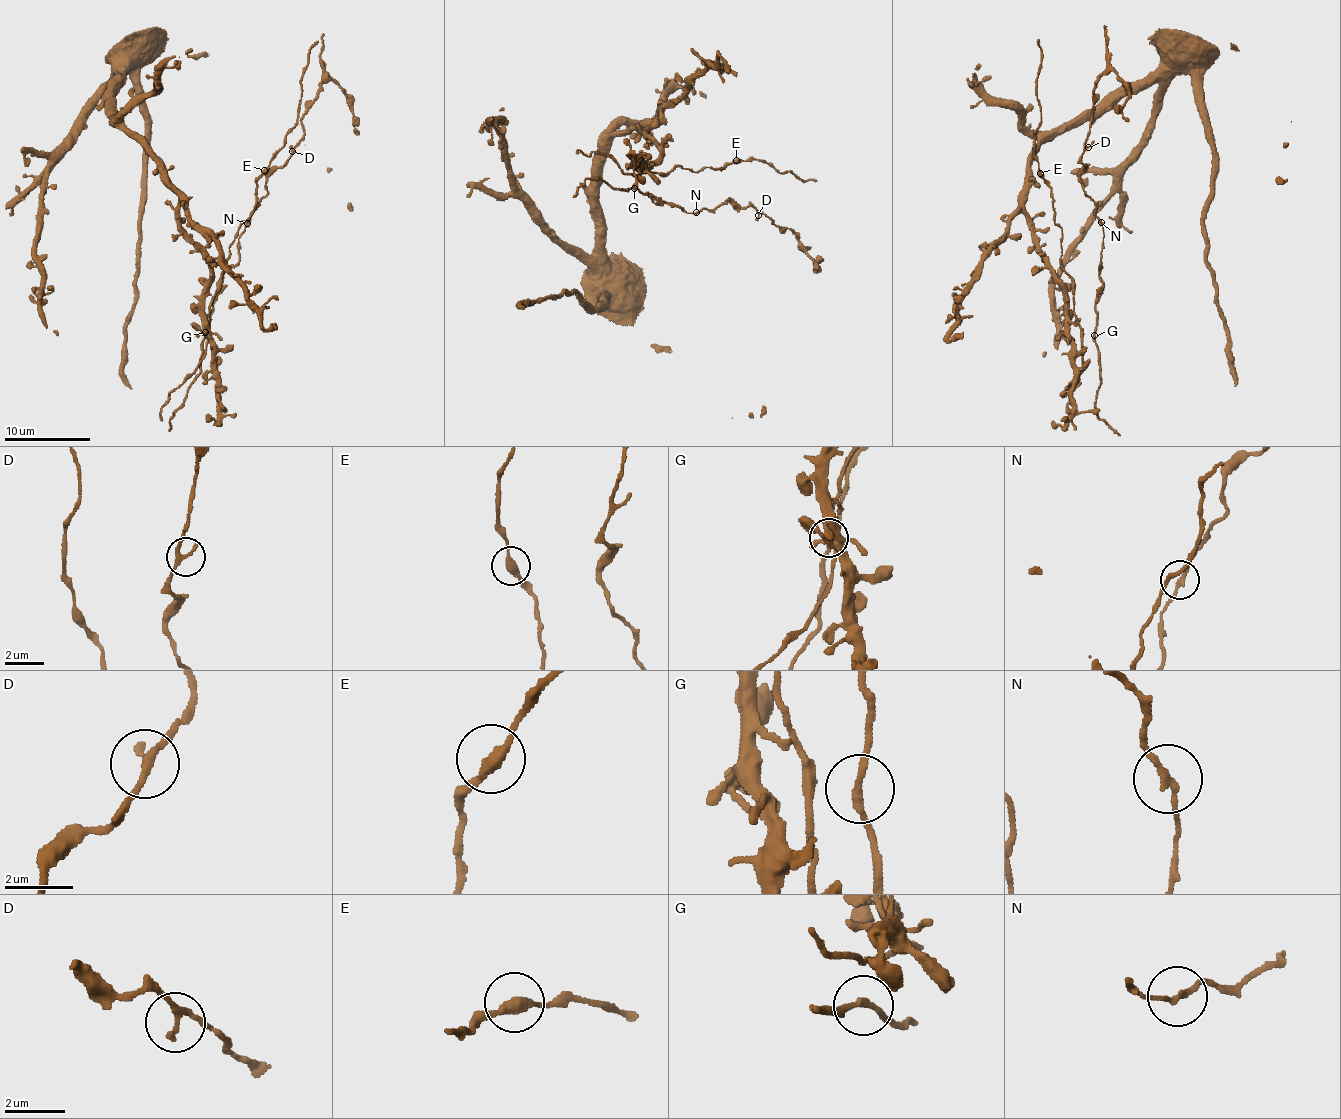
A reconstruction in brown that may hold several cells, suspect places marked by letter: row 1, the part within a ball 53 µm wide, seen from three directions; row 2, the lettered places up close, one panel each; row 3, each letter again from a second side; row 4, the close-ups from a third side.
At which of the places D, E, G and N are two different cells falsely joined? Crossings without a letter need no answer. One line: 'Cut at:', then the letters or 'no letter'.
Cut at: no letter

